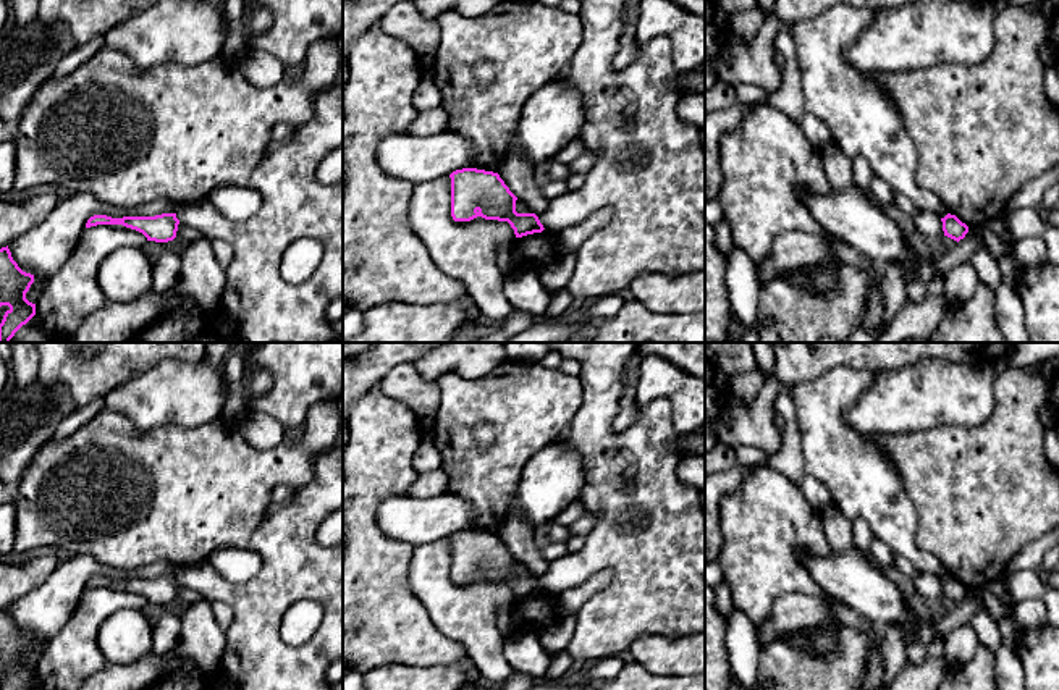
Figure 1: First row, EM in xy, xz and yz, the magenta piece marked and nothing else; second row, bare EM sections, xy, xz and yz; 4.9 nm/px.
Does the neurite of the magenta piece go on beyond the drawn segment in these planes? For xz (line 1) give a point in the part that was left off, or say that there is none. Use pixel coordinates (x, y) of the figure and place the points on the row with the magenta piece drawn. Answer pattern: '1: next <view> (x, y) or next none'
1: next none

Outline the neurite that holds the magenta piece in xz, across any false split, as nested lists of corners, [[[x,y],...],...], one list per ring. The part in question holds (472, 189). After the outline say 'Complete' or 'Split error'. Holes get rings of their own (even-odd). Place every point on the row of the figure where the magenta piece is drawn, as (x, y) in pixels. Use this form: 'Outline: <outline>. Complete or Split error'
Outline: [[[462,168],[451,178],[451,217],[454,221],[485,220],[508,221],[516,238],[542,233],[545,228],[535,213],[517,213],[517,197],[498,173]]]. Complete

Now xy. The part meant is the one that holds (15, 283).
Outline: [[[6,247],[0,249],[0,307],[8,305],[0,323],[0,343],[10,343],[15,333],[36,315],[36,304],[26,299],[34,275],[23,271]]]. Complete

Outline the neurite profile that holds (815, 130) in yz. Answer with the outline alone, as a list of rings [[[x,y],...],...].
[[[807,113],[799,126],[808,142],[820,152],[833,145],[831,131],[821,118]]]

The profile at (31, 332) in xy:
[[[34,315],[26,325],[23,325],[10,343],[52,343],[40,330],[40,323]]]

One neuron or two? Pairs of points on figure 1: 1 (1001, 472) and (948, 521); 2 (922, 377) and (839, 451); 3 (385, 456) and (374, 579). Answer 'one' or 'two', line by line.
1: one
2: two
3: one

